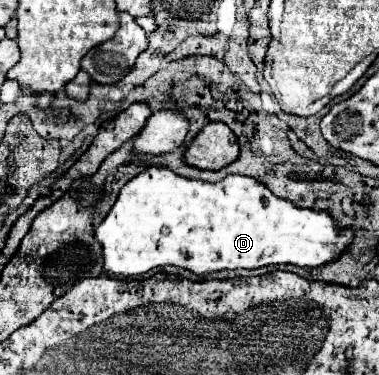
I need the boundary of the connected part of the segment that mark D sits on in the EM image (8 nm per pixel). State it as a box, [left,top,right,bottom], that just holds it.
[94,167,352,277]

